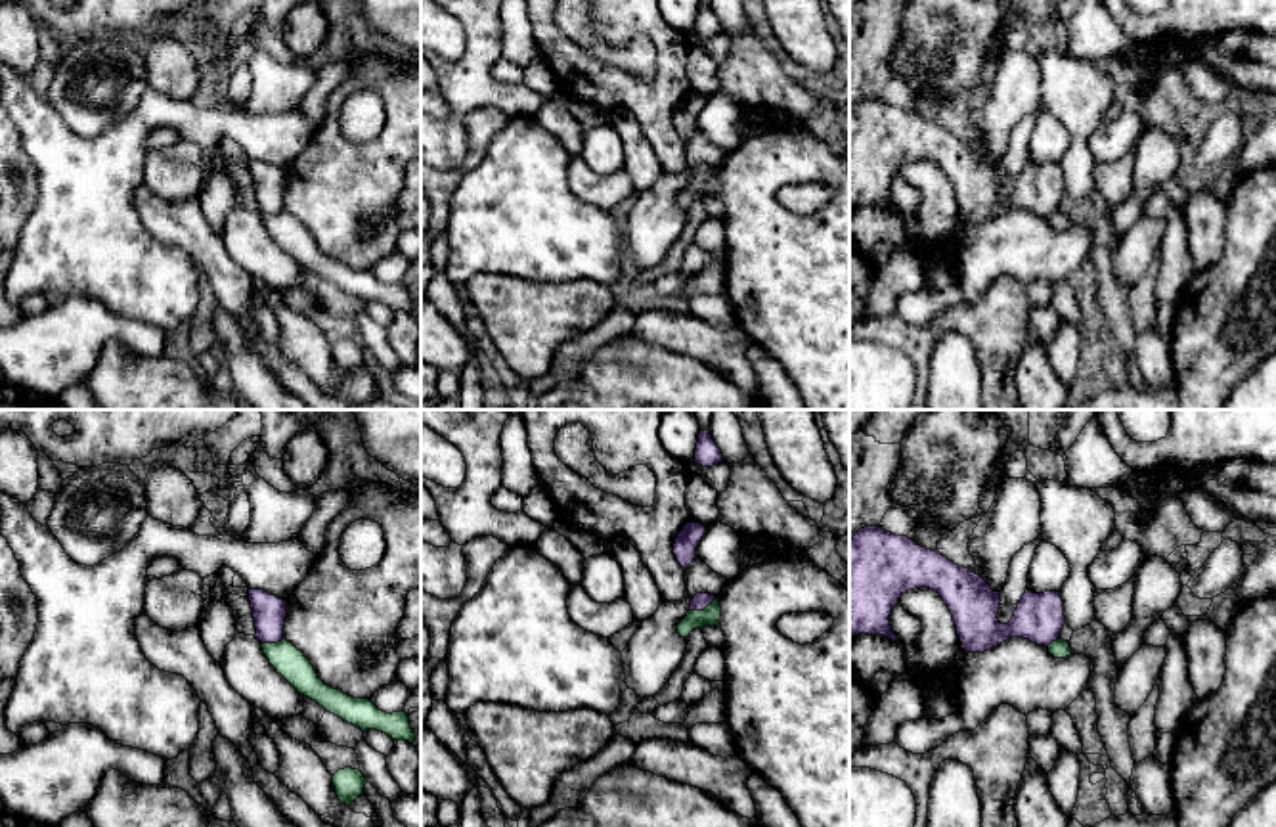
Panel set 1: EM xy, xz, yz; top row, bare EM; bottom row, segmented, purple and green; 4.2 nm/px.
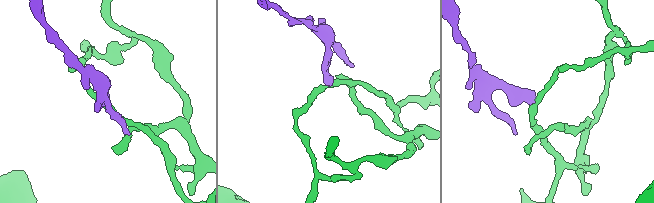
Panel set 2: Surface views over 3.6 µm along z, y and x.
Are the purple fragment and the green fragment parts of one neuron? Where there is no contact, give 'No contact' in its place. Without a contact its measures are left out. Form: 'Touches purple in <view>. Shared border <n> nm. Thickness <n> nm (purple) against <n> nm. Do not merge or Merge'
Touches purple in xz. Shared border 120 nm. Thickness 70 nm (purple) against 80 nm. Do not merge

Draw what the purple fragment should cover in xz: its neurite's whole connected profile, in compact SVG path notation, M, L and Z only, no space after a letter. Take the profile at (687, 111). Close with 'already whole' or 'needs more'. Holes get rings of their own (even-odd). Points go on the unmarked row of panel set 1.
M693 92L687 94L683 101L677 105L673 115L673 126L683 140L687 140L694 132L696 119L704 109L704 105L706 105L706 98Z; already whole

